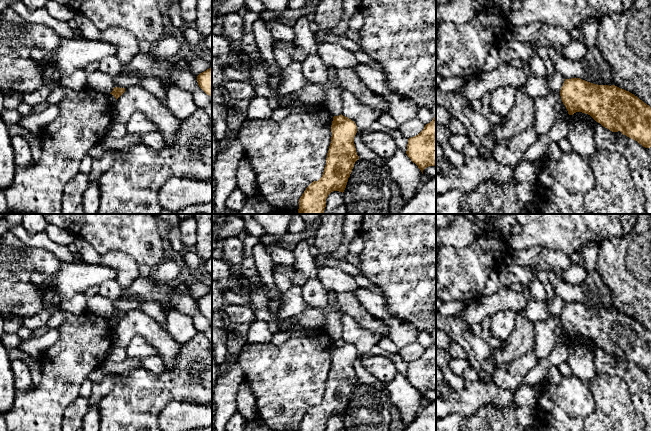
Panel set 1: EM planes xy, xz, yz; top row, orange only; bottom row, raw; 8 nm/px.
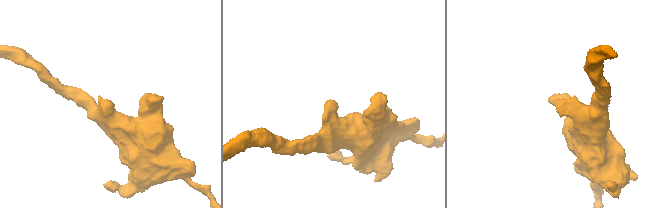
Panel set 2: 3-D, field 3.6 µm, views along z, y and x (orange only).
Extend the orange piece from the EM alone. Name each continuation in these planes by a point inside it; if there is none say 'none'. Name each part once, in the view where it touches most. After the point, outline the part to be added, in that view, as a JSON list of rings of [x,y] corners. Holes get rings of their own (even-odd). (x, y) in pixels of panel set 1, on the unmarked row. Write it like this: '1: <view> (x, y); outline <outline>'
none

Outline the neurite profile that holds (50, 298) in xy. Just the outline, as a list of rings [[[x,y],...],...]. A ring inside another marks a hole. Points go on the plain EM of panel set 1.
[[[48,287],[42,294],[43,308],[48,308],[54,312],[60,308],[62,298],[57,293],[58,287]]]

